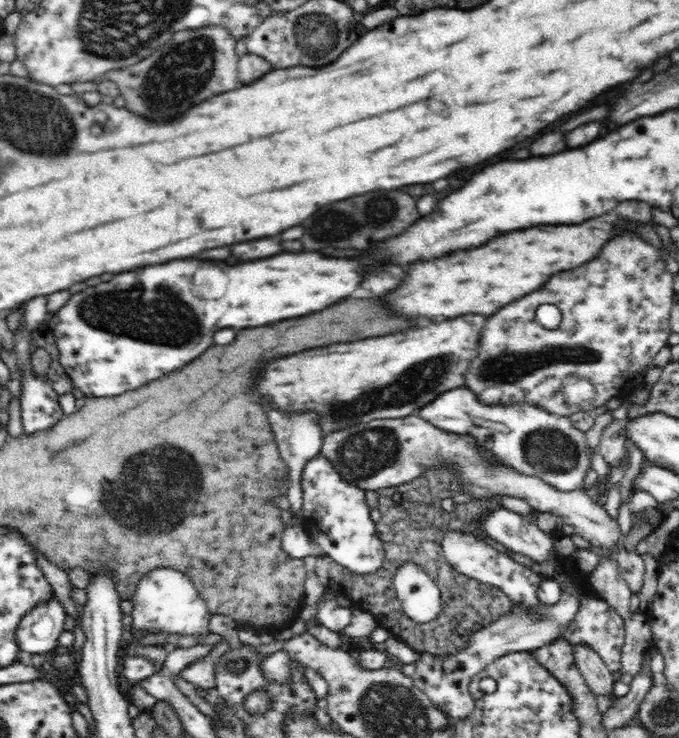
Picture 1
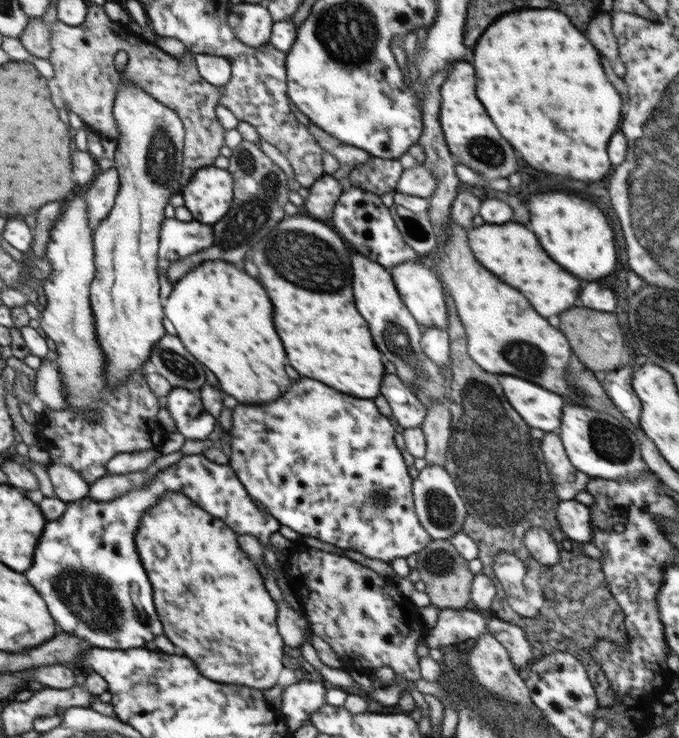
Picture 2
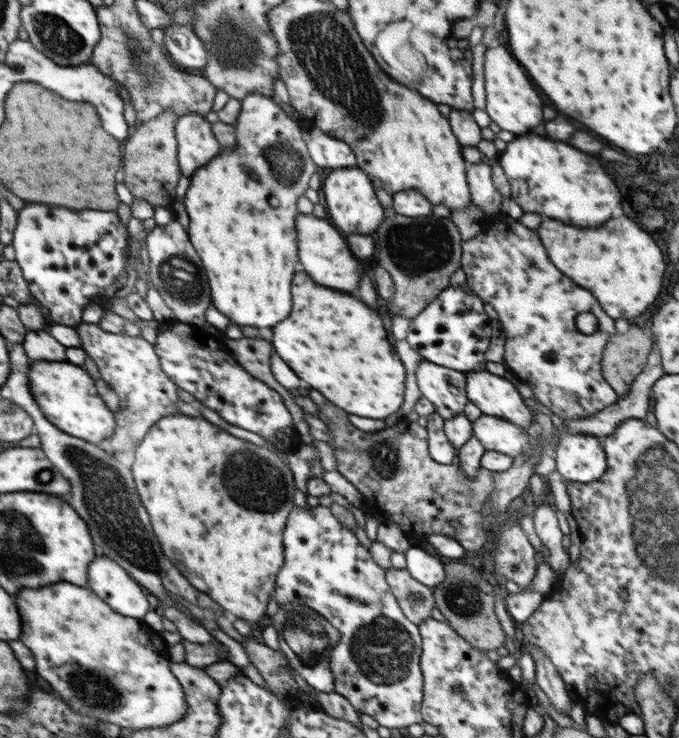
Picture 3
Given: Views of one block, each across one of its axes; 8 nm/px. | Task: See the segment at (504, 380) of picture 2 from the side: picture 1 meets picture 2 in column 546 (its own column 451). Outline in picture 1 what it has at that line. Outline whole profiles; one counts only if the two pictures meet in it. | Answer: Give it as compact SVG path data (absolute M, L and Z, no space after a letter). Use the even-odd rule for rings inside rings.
M469 388L450 389L440 394L432 404L420 408L420 418L438 429L458 435L469 435L480 447L490 450L516 471L540 477L561 492L583 488L591 456L586 435L572 426L568 416L546 412L535 404L482 404ZM476 422L476 424L474 424Z

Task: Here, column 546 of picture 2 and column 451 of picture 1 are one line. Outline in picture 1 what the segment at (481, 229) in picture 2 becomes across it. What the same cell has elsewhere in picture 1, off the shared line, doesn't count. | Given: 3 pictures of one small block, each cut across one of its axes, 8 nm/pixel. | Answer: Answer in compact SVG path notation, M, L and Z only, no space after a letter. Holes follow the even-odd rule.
M588 220L580 226L538 226L518 232L508 232L504 236L494 238L496 242L488 242L482 248L468 250L468 252L456 252L452 256L434 260L434 262L416 262L408 268L408 280L392 294L384 296L384 300L390 304L390 308L398 314L404 314L408 318L432 318L432 316L464 316L464 314L482 314L490 317L496 314L506 304L518 300L520 296L526 296L528 292L534 292L540 288L540 284L546 284L556 272L572 270L584 262L590 262L598 256L600 248L620 232L628 232L628 229L618 230L610 222L602 220Z

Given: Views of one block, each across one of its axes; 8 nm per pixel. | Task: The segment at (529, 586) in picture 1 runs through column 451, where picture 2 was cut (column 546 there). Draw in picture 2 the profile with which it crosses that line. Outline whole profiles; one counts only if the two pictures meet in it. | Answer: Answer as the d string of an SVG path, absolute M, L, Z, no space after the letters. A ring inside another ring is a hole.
M536 526L524 534L524 545L542 566L555 568L559 563L559 550L553 536L544 528Z

